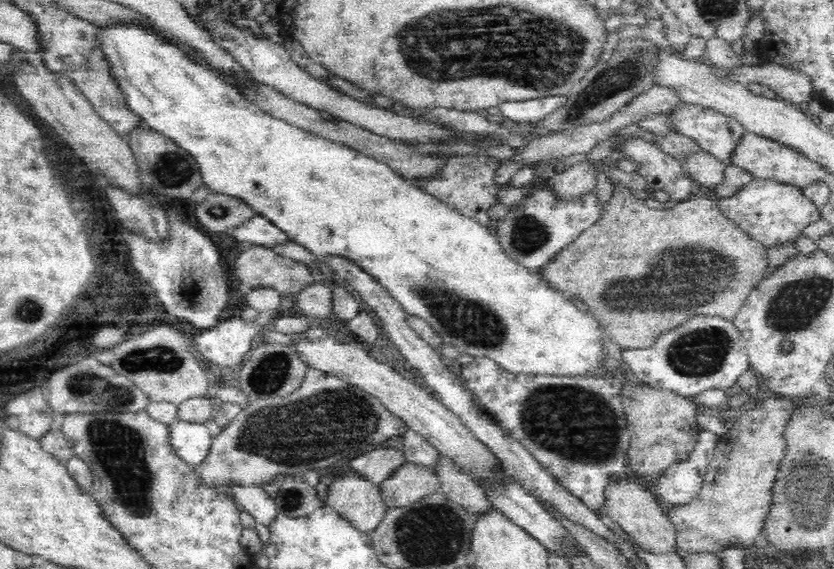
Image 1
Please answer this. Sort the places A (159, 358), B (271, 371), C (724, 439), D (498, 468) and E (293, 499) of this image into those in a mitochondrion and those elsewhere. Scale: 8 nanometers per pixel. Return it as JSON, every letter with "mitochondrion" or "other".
{"A":"mitochondrion","B":"mitochondrion","C":"other","D":"other","E":"mitochondrion"}

